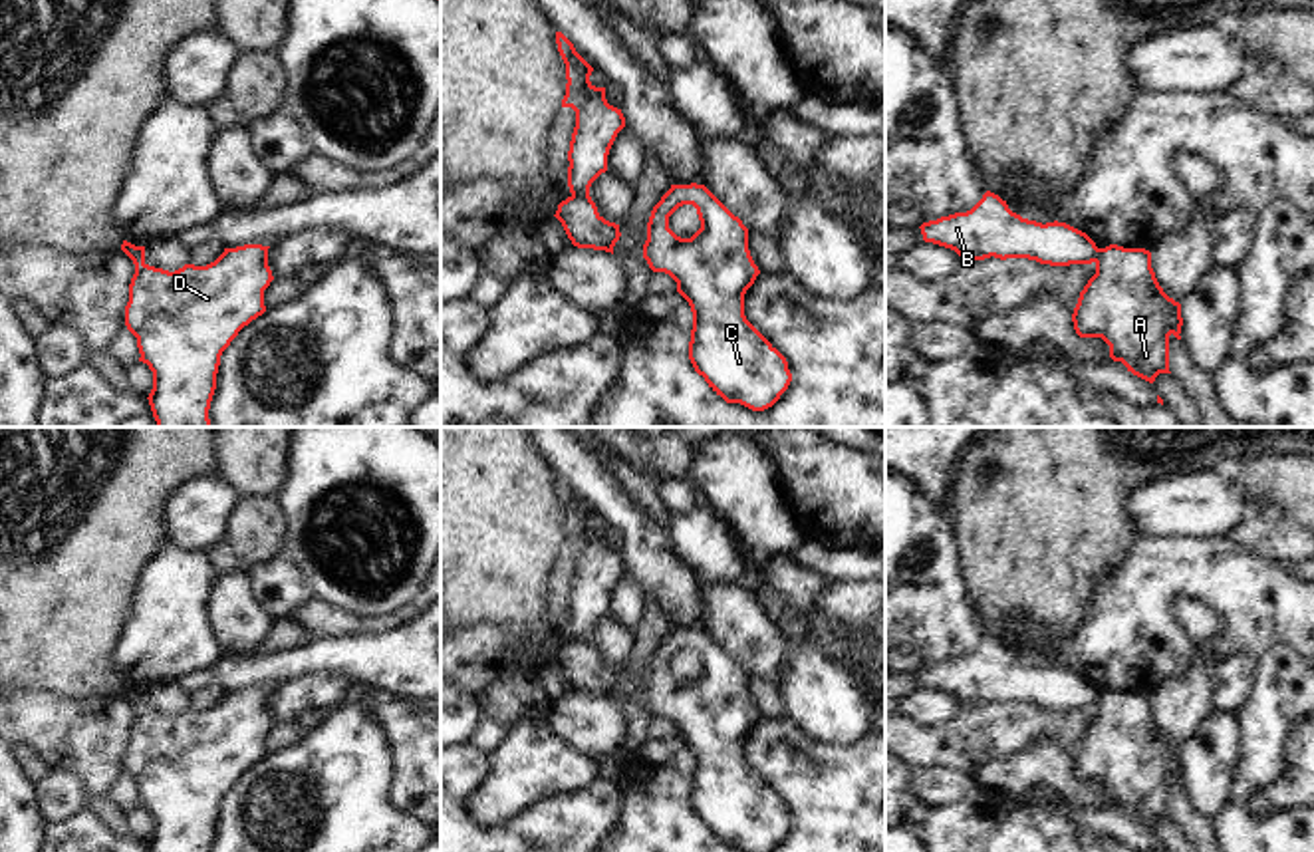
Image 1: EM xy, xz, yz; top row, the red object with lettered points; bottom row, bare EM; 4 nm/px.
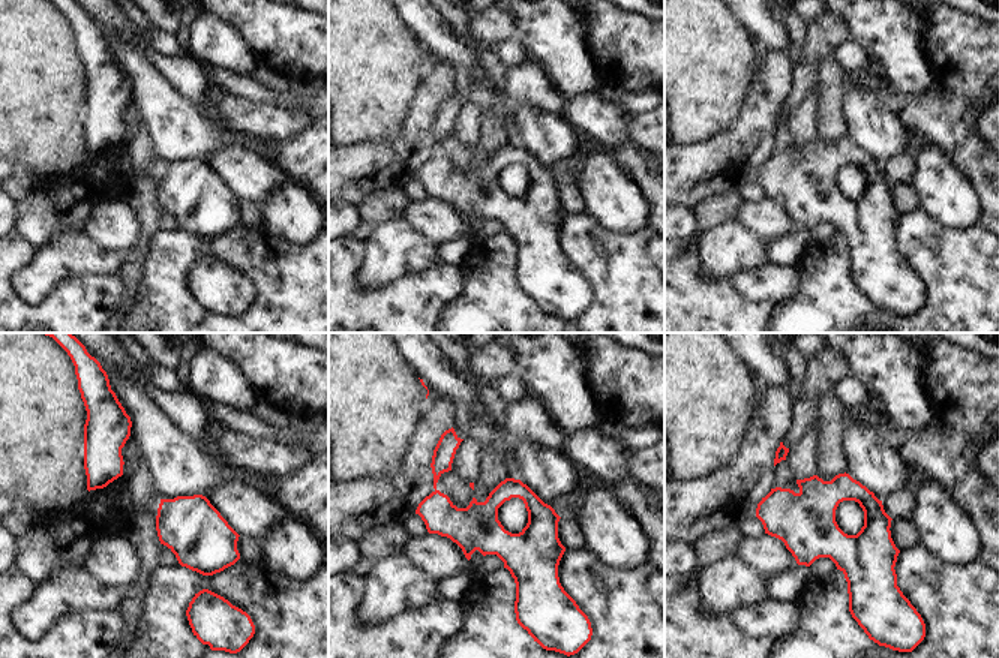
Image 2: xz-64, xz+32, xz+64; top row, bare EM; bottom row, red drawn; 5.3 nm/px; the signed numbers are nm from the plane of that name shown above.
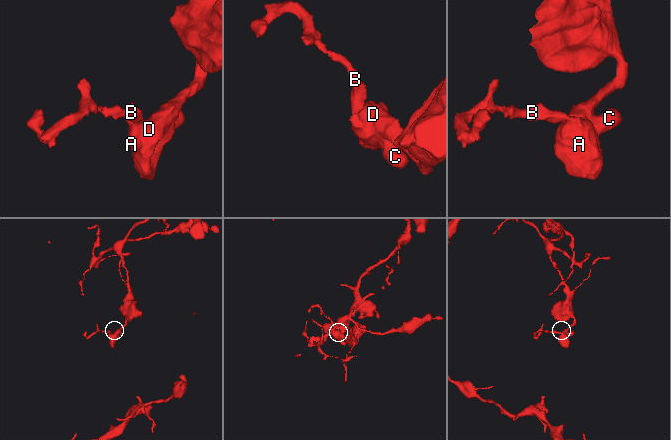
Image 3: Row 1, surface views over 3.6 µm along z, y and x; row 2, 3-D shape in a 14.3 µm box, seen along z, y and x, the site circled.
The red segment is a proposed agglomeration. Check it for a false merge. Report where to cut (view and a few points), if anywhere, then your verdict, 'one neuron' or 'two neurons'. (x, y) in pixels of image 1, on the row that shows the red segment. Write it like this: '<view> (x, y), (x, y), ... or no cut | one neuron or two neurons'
xz (588, 191), (572, 195) | two neurons

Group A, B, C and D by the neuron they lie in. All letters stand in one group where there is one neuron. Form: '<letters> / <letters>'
A C D / B

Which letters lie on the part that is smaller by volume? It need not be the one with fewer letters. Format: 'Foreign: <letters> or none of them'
Foreign: B

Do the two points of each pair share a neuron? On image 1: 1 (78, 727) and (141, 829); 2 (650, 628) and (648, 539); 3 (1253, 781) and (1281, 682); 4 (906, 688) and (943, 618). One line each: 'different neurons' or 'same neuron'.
1: different neurons
2: different neurons
3: same neuron
4: different neurons

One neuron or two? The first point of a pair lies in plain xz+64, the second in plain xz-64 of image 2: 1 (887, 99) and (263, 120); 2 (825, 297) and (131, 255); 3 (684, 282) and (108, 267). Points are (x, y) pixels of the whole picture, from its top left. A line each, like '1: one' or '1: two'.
1: two
2: two
3: two

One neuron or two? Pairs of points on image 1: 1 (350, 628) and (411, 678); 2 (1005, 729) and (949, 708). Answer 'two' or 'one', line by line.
1: two
2: two

